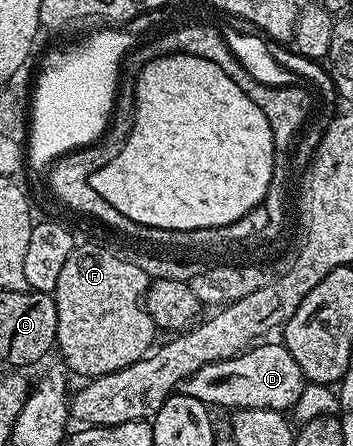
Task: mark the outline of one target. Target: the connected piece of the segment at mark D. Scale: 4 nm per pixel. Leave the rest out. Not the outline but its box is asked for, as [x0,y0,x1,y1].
[181,340,305,413]

